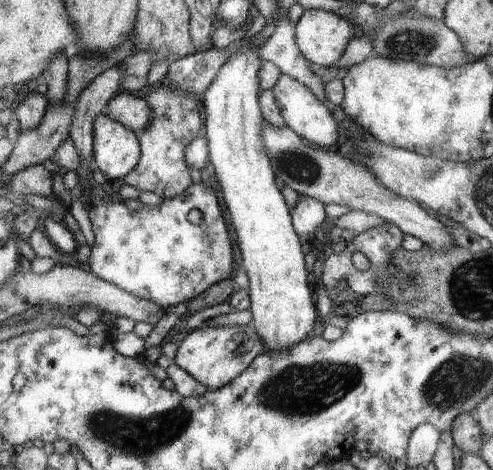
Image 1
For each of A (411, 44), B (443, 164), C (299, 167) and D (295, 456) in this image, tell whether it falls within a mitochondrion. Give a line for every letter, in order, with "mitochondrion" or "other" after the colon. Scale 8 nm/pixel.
A: mitochondrion
B: other
C: mitochondrion
D: other

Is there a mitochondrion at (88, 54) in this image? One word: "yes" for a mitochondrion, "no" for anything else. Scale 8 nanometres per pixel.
no

